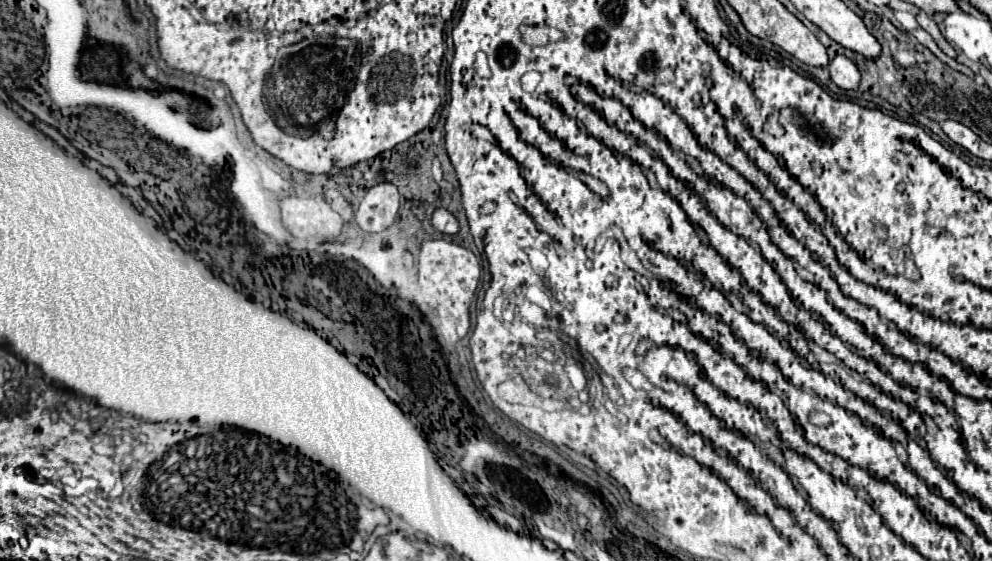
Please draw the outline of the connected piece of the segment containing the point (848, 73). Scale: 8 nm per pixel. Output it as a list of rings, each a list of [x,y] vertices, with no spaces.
[[[836,55],[830,65],[830,77],[840,89],[858,89],[860,83],[860,71],[858,67],[844,55]]]

